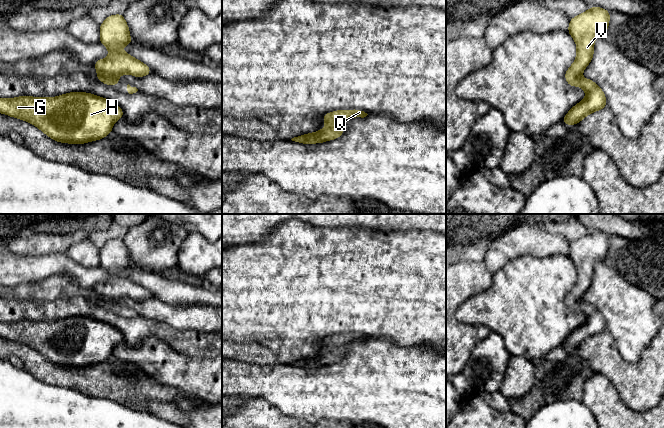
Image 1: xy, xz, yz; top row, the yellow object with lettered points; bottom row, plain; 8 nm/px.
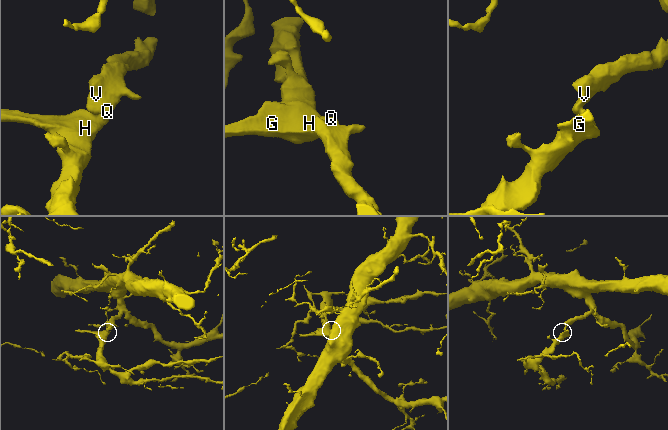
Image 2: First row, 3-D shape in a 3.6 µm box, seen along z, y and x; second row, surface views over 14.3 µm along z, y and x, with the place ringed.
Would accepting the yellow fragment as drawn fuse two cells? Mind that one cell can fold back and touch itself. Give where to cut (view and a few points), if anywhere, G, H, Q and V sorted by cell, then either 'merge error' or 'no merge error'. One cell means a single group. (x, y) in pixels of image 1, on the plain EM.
no cut; G H Q V; no merge error

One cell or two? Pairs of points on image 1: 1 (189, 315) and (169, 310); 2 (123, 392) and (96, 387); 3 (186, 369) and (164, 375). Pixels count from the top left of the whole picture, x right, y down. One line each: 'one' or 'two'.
1: one
2: one
3: one

